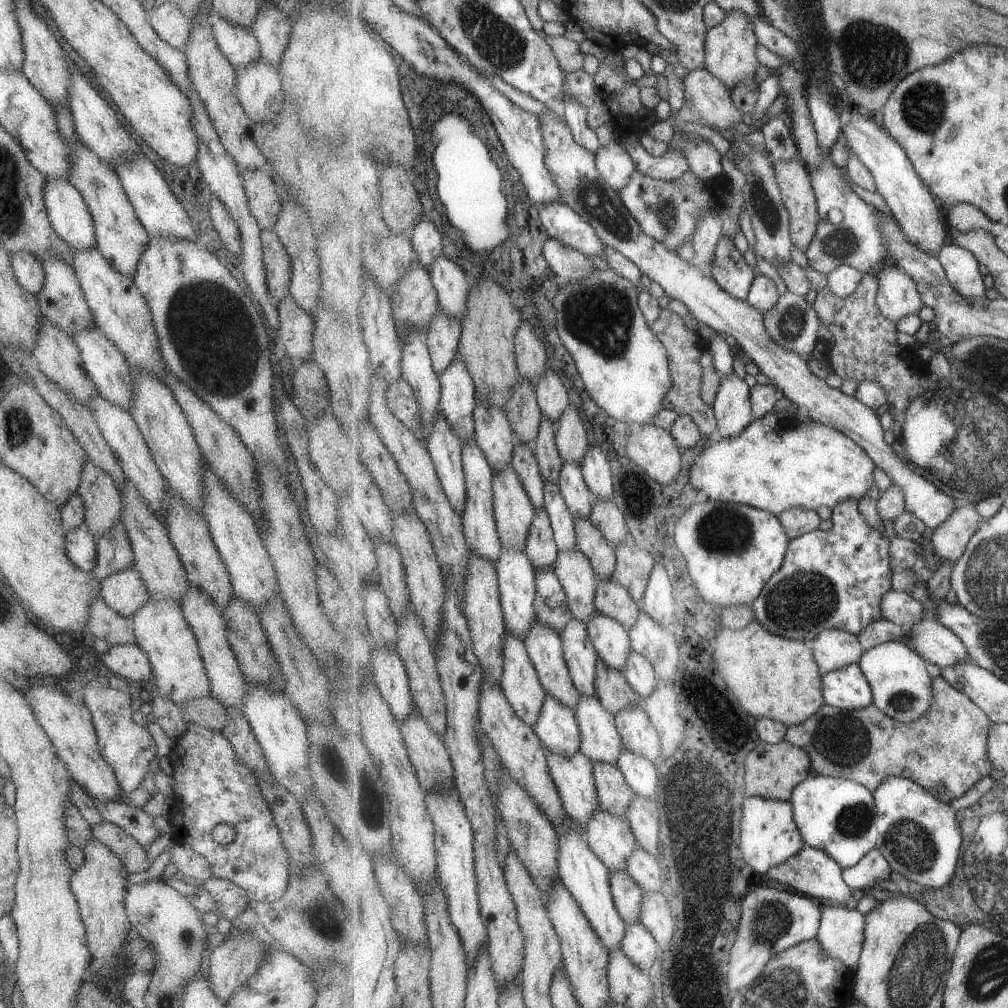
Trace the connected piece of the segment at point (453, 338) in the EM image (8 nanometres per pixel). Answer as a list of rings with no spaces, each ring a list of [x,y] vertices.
[[[439,310],[427,328],[426,342],[429,346],[435,371],[440,376],[459,355],[462,338],[462,320]]]

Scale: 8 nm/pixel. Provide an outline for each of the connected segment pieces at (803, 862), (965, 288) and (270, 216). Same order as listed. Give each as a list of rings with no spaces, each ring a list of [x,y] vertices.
[[[805,846],[798,854],[789,858],[786,862],[775,866],[767,875],[771,880],[793,888],[799,895],[808,894],[811,898],[817,898],[823,904],[842,904],[849,898],[858,894],[852,889],[844,878],[844,869],[825,850]]]
[[[949,243],[940,250],[936,258],[943,264],[949,281],[962,298],[969,301],[986,298],[987,286],[979,272],[980,263],[969,250]]]
[[[268,169],[242,170],[242,184],[249,212],[261,230],[272,230],[281,210],[279,190],[271,180]]]

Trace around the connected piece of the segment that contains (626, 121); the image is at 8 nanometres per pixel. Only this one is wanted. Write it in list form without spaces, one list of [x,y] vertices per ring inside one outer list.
[[[582,69],[575,73],[565,75],[564,93],[573,102],[583,104],[587,108],[588,126],[595,129],[601,125],[607,124],[616,136],[618,134],[631,135],[632,132],[639,133],[639,139],[646,132],[647,127],[641,127],[641,110],[645,107],[642,102],[641,90],[639,86],[631,85],[624,91],[618,93],[605,93],[603,90],[597,88],[595,80],[588,73]]]

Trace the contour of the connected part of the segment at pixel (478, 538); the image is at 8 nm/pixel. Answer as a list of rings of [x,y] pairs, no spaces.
[[[475,438],[467,441],[462,449],[462,460],[467,486],[467,503],[462,516],[464,534],[467,538],[467,545],[471,551],[486,557],[489,561],[496,561],[502,552],[502,541],[496,520],[495,494],[494,494],[494,468],[486,458],[485,452],[478,446]]]

